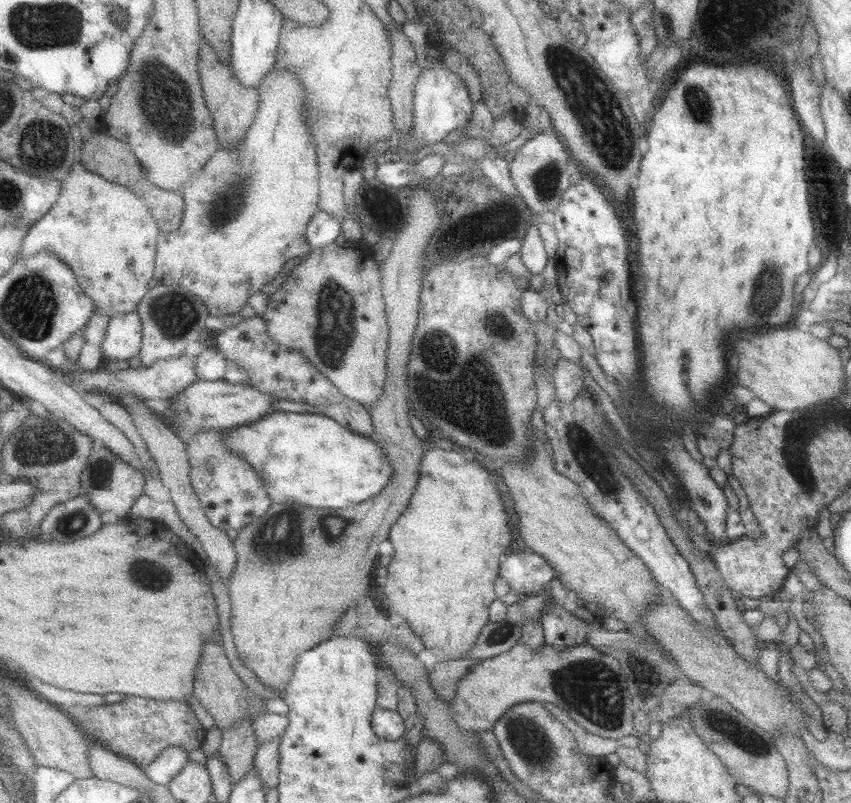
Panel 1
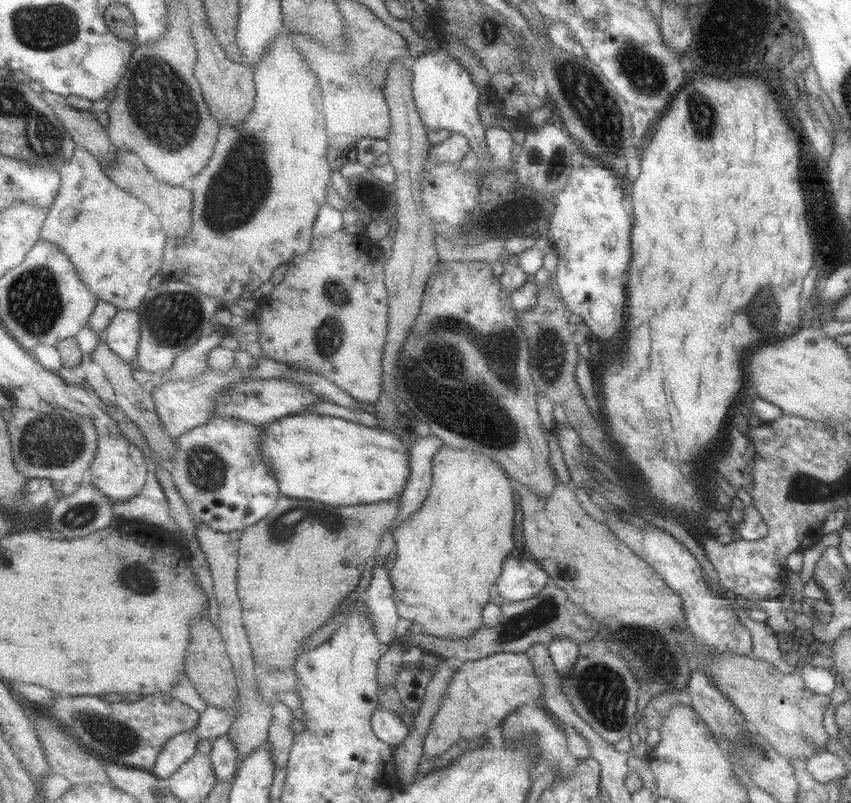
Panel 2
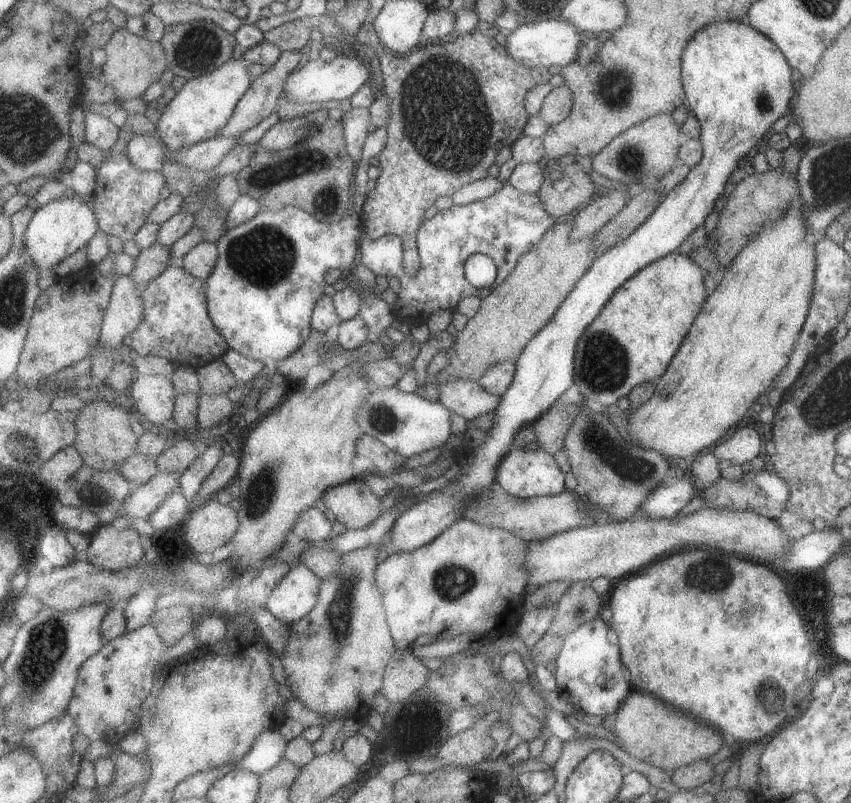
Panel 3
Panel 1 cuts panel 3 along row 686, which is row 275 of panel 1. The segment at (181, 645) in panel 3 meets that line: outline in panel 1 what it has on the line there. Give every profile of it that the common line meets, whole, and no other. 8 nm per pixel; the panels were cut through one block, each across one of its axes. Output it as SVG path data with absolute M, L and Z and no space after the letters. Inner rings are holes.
M78 161L74 164L72 173L63 180L62 195L56 205L26 234L18 258L25 260L40 252L56 254L74 270L79 285L98 306L96 313L112 318L119 314L125 315L139 309L139 305L150 292L149 282L154 279L157 270L157 240L161 230L155 220L150 205L139 198L136 192L91 172L85 164Z

